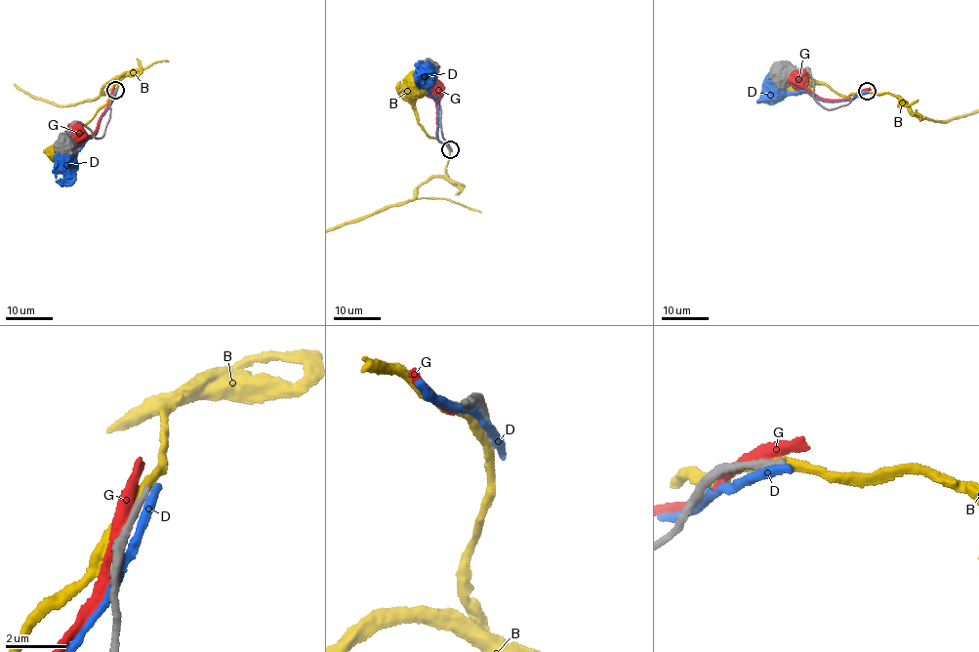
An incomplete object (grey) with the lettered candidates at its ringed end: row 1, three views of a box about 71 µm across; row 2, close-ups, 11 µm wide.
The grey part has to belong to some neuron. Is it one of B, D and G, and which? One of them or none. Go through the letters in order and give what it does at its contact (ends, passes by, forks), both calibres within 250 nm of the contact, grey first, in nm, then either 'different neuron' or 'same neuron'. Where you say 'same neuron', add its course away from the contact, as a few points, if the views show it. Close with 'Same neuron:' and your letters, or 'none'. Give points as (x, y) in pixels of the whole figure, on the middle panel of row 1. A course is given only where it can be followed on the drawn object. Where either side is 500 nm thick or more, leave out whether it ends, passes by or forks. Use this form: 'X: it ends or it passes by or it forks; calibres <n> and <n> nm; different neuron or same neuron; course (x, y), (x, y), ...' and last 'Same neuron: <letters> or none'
B: it passes by; calibres 260 and 280 nm; different neuron
D: it ends; calibres 280 and 400 nm; different neuron
G: it passes by; calibres 240 and 320 nm; different neuron
Same neuron: none

